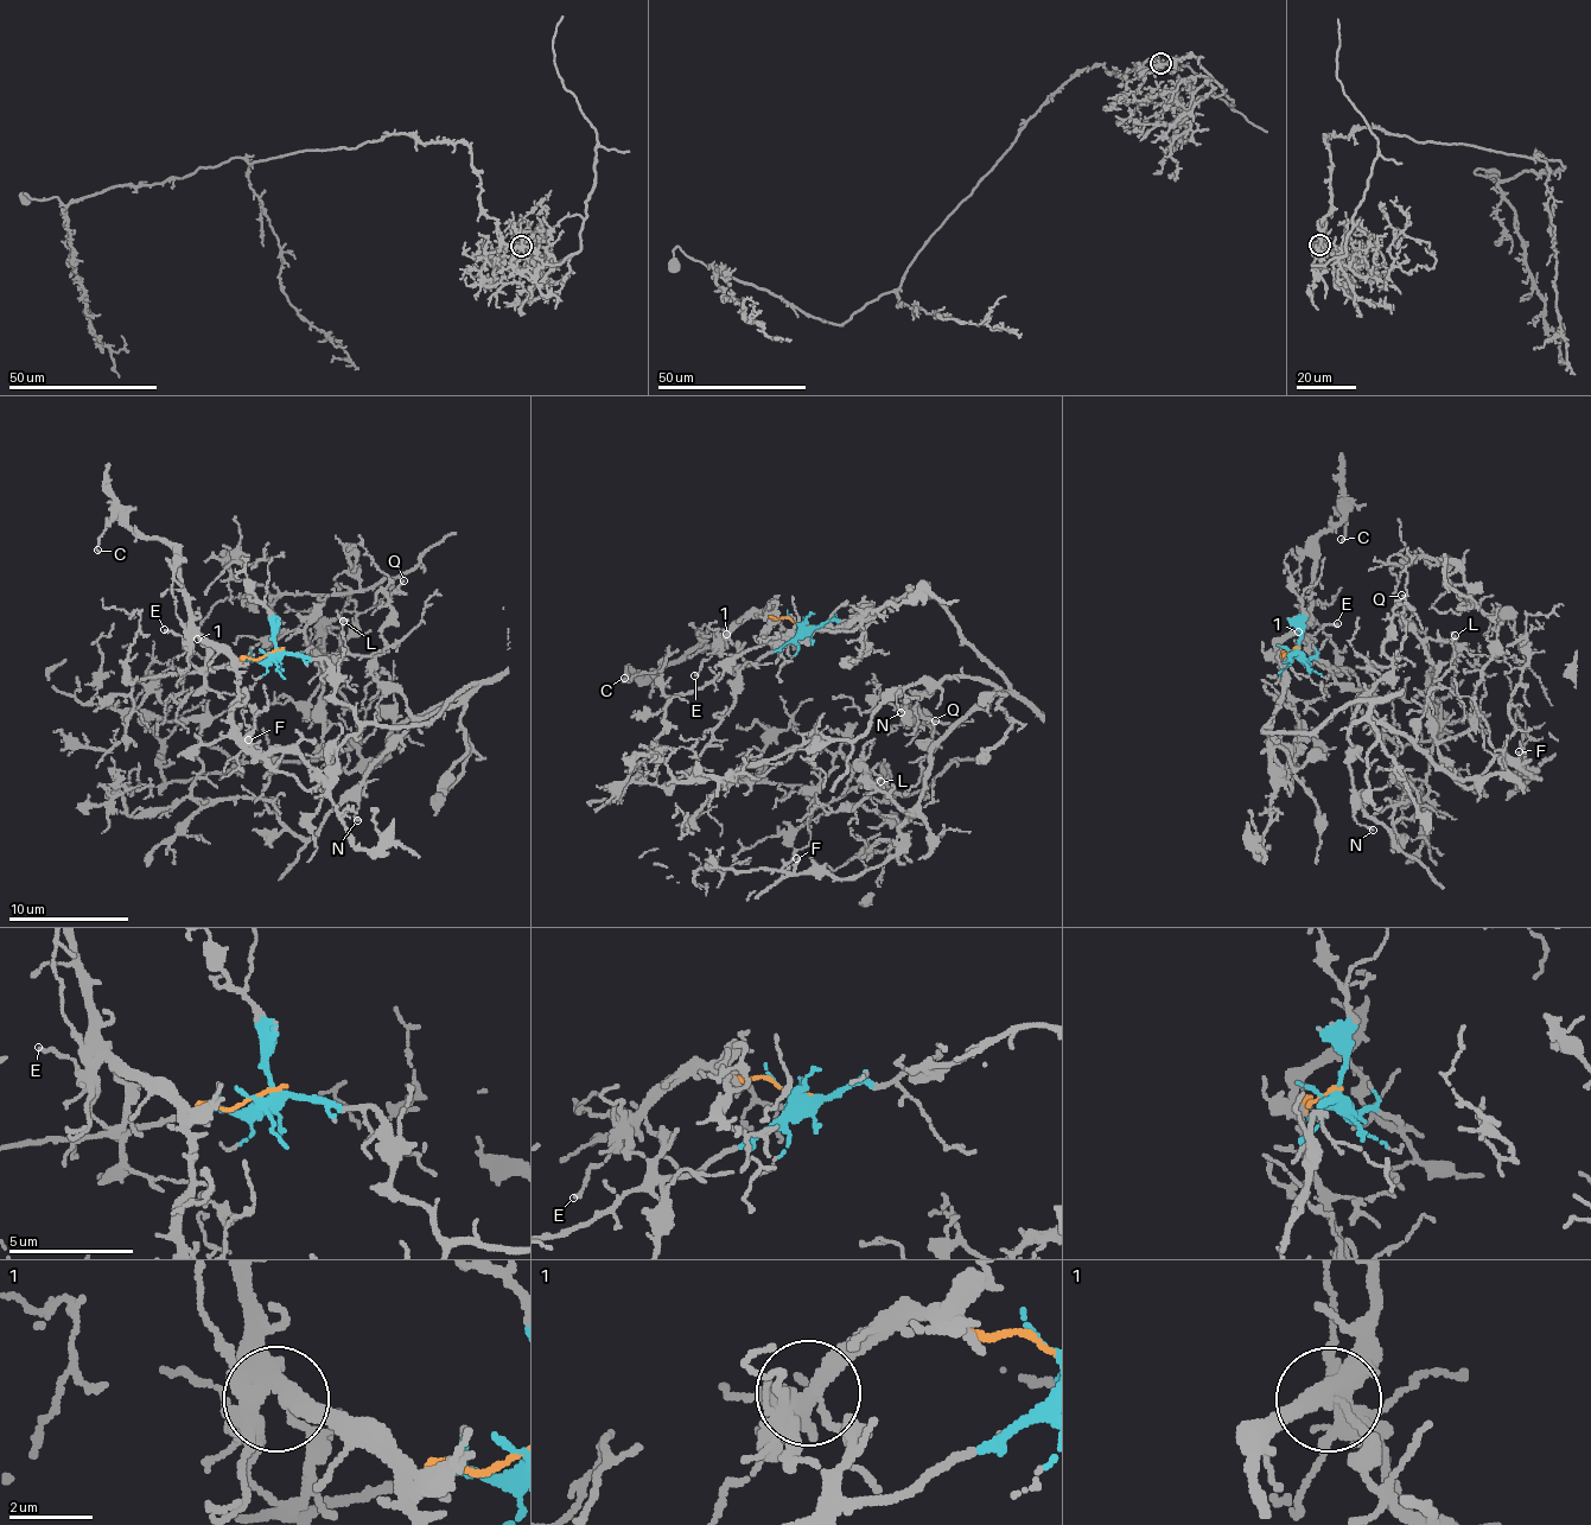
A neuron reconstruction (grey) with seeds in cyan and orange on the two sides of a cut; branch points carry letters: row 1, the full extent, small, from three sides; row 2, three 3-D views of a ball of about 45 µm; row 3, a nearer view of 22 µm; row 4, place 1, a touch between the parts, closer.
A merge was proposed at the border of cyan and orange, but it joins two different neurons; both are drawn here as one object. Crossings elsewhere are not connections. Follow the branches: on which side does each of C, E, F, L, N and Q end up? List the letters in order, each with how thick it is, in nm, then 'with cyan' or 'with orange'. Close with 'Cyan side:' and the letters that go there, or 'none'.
C: 110 nm | with orange
E: 140 nm | with orange
F: 130 nm | with cyan
L: 110 nm | with cyan
N: 120 nm | with cyan
Q: 80 nm | with cyan
Cyan side: F, L, N, Q

